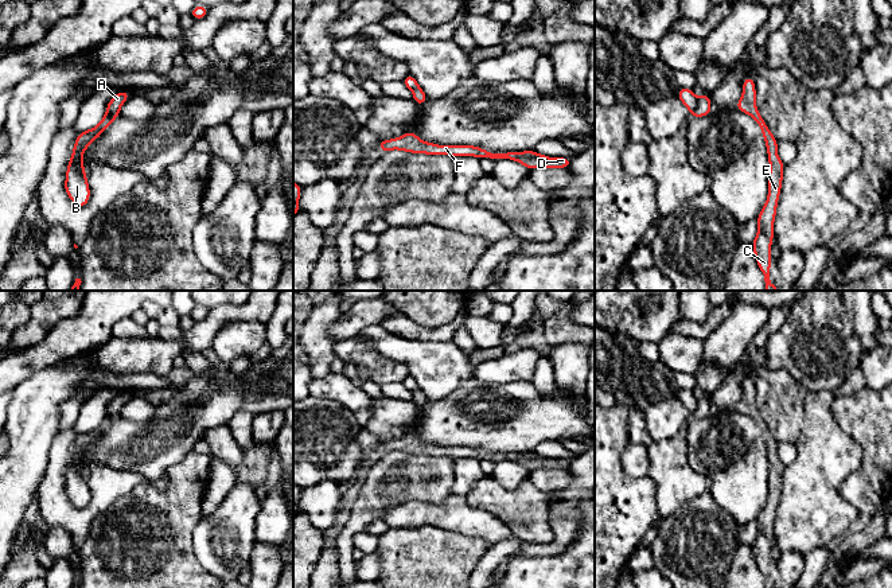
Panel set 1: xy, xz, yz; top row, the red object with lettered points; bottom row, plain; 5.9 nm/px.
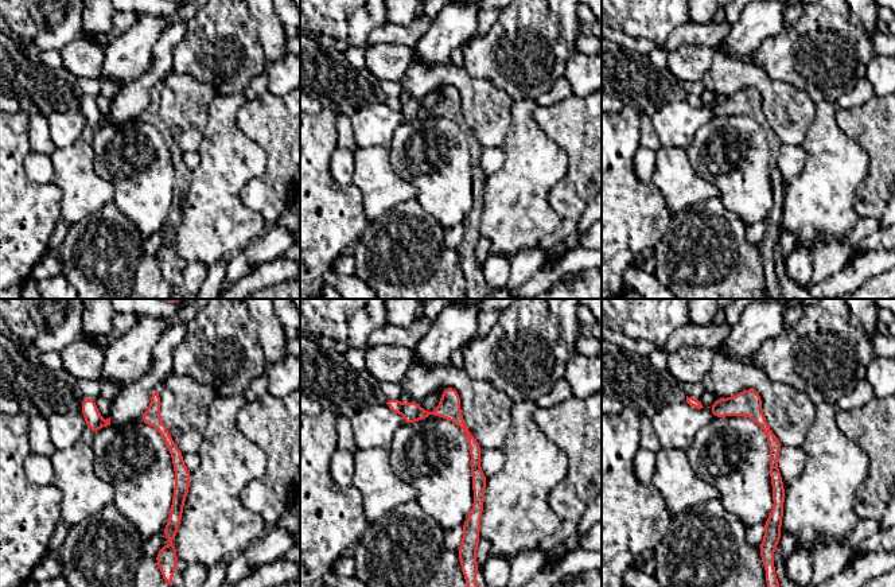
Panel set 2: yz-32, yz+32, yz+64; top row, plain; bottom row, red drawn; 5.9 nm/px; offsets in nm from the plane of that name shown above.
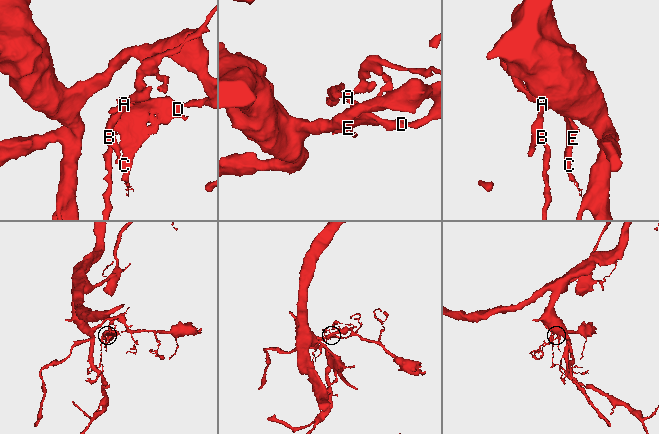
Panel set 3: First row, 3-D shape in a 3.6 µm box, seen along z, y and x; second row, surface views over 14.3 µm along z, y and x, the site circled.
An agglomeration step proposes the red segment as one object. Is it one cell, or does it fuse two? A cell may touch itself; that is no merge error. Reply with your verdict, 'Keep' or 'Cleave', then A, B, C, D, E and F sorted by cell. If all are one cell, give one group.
Cleave. Groups: A B / C D E F

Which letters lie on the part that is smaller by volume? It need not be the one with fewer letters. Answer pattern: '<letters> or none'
A, B

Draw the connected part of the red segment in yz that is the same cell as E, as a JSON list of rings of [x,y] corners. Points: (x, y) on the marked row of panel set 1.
[[[747,75],[743,81],[743,96],[737,101],[735,109],[749,114],[759,125],[766,141],[770,172],[768,172],[768,196],[764,207],[759,213],[756,221],[759,225],[757,234],[752,242],[752,250],[757,261],[757,266],[761,270],[766,281],[766,291],[779,291],[770,280],[771,270],[771,242],[774,234],[774,219],[776,217],[776,206],[782,190],[784,164],[778,156],[778,140],[771,133],[767,122],[757,110],[755,81],[751,75]]]

